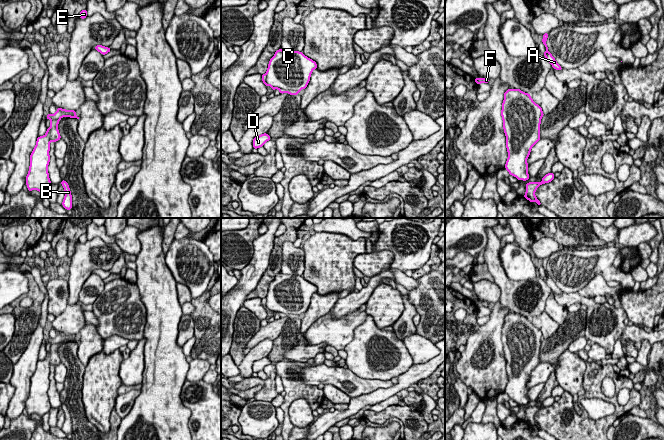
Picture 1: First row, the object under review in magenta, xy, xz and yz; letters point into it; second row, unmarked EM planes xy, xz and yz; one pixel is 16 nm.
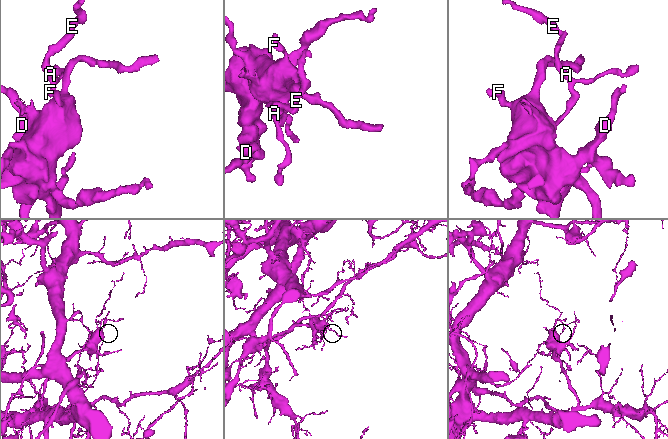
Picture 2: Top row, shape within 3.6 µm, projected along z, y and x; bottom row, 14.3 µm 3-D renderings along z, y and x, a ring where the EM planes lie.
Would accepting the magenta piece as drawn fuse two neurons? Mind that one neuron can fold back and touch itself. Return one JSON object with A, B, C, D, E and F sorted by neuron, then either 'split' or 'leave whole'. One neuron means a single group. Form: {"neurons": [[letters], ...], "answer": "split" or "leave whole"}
{"neurons": [["A", "B", "E"], ["C", "D", "F"]], "answer": "split"}

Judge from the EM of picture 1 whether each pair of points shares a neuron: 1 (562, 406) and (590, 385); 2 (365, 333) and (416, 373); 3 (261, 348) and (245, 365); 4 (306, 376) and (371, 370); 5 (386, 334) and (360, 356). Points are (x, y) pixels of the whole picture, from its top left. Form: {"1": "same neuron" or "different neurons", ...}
{"1": "same neuron", "2": "different neurons", "3": "same neuron", "4": "different neurons", "5": "same neuron"}

